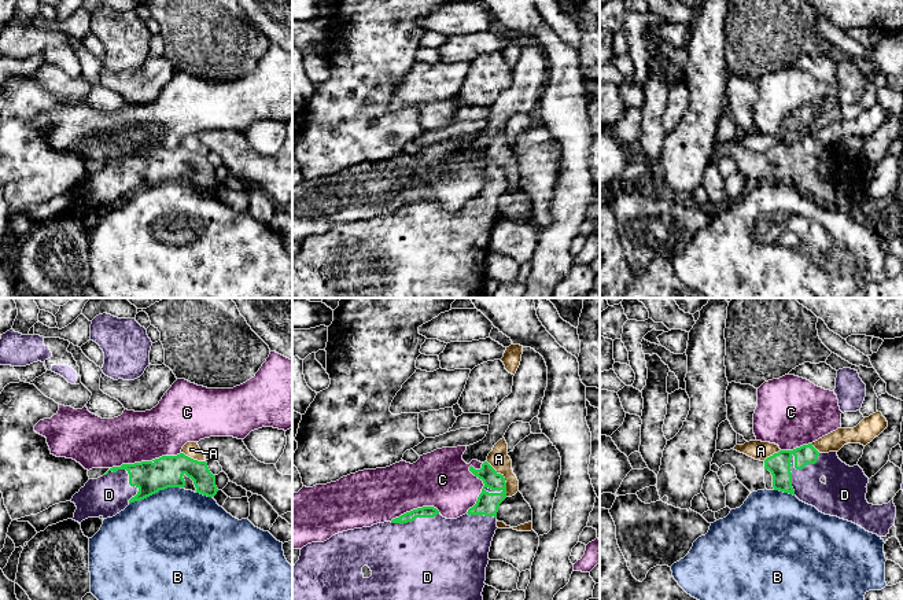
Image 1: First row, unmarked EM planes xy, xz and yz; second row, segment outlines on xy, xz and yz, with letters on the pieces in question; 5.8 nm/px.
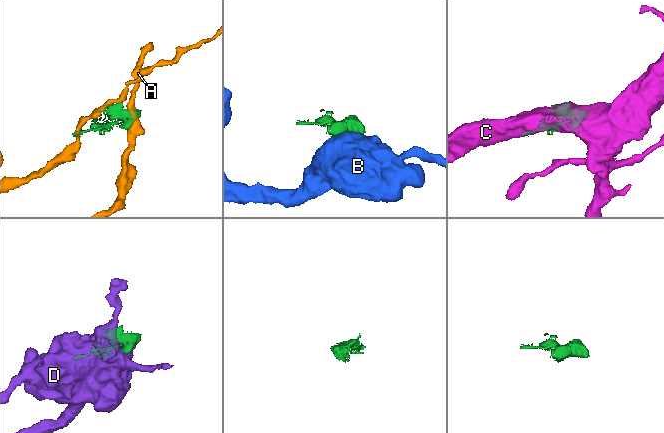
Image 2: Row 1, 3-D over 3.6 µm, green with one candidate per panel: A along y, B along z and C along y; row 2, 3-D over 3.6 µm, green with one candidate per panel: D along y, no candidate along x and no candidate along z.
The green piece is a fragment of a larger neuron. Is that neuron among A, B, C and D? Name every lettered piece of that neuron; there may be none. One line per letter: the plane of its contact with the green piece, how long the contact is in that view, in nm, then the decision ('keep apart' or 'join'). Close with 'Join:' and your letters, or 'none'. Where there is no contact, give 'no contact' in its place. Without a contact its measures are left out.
A: contact in xz; length 240 nm; keep apart
B: contact in xy; length 320 nm; keep apart
C: contact in xy; length 420 nm; keep apart
D: contact in yz; length 300 nm; join
Join: D

